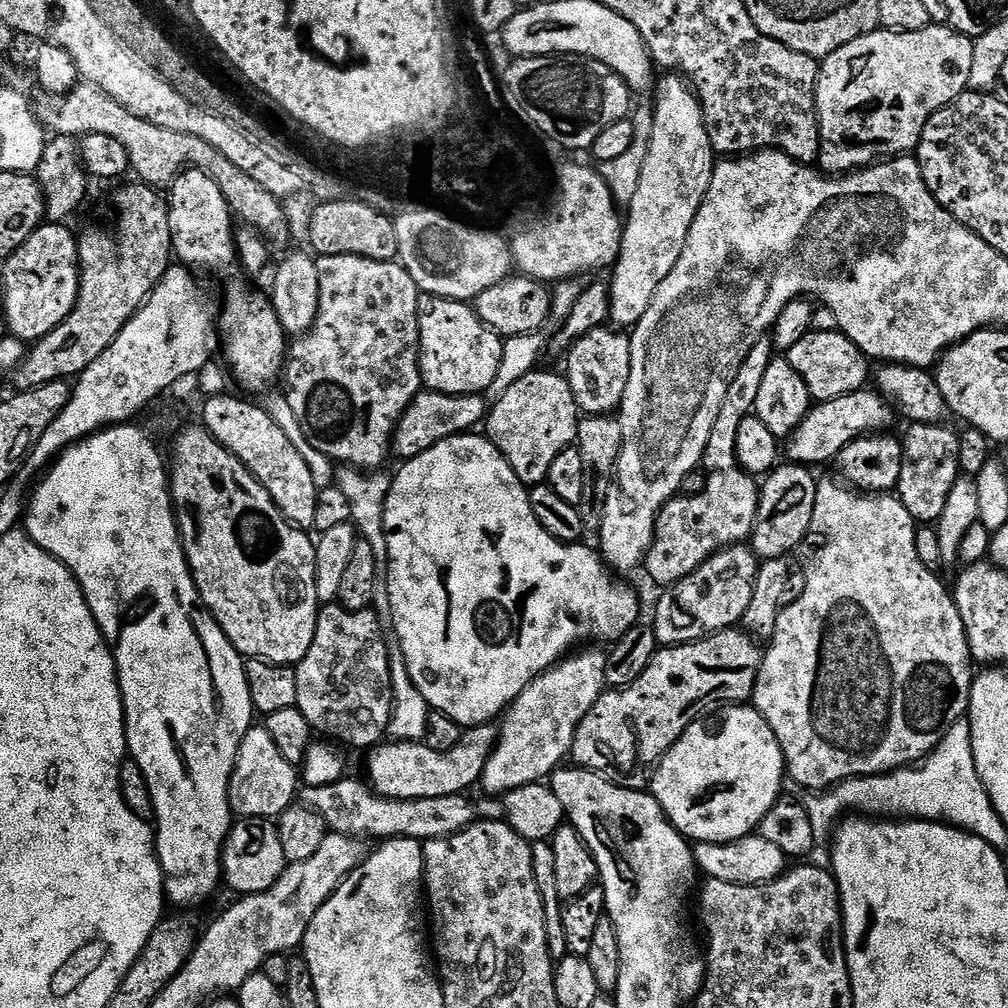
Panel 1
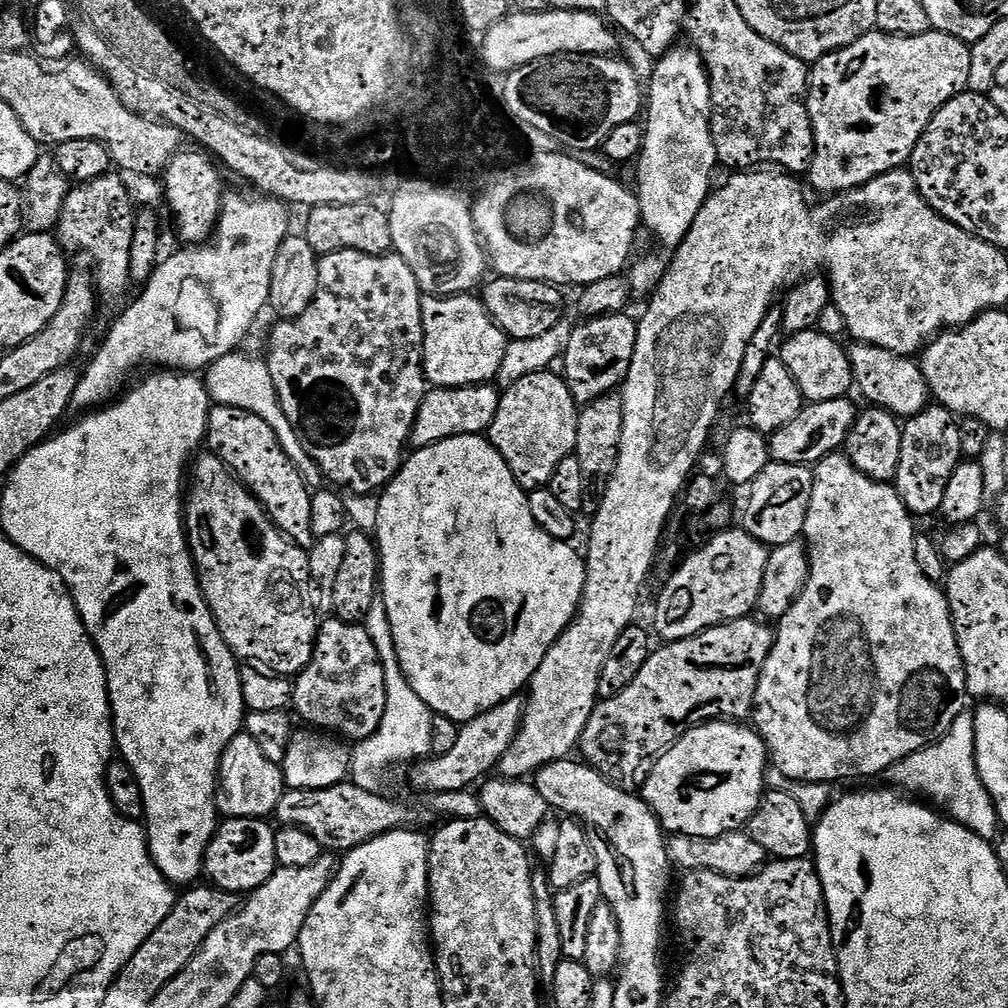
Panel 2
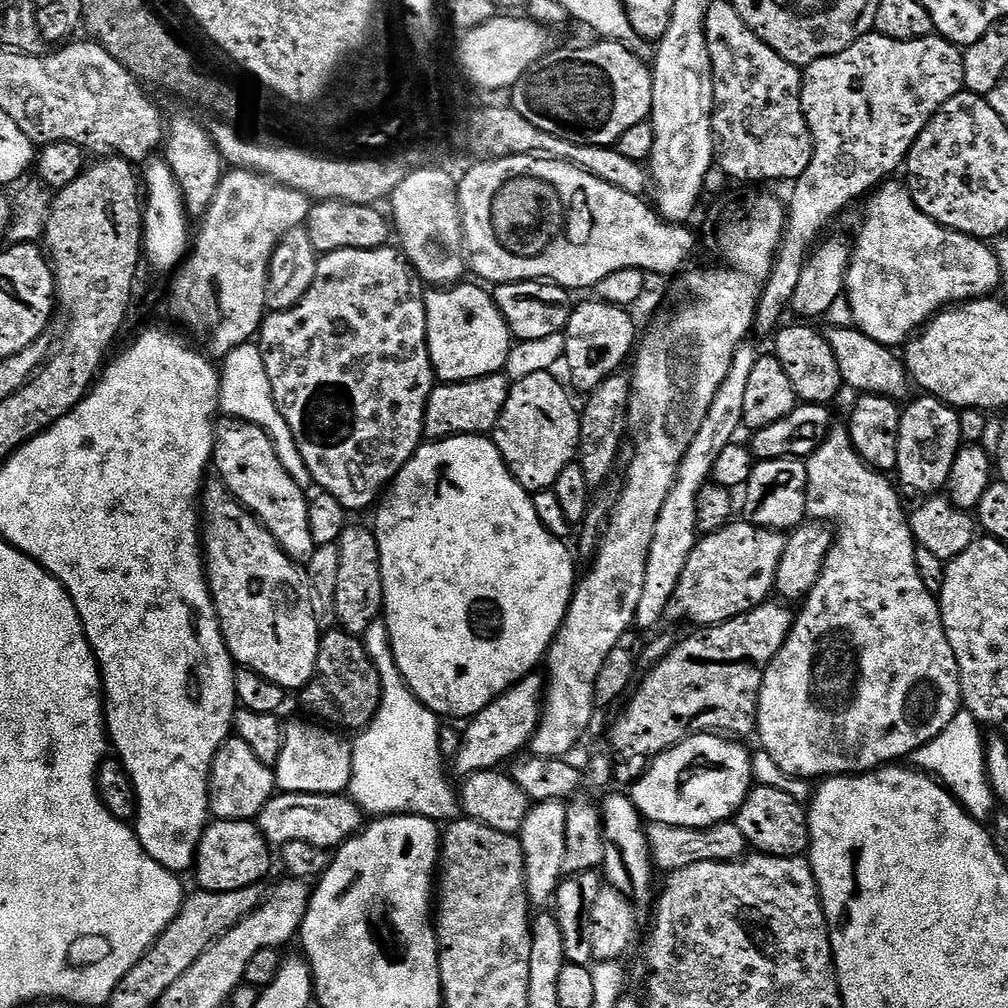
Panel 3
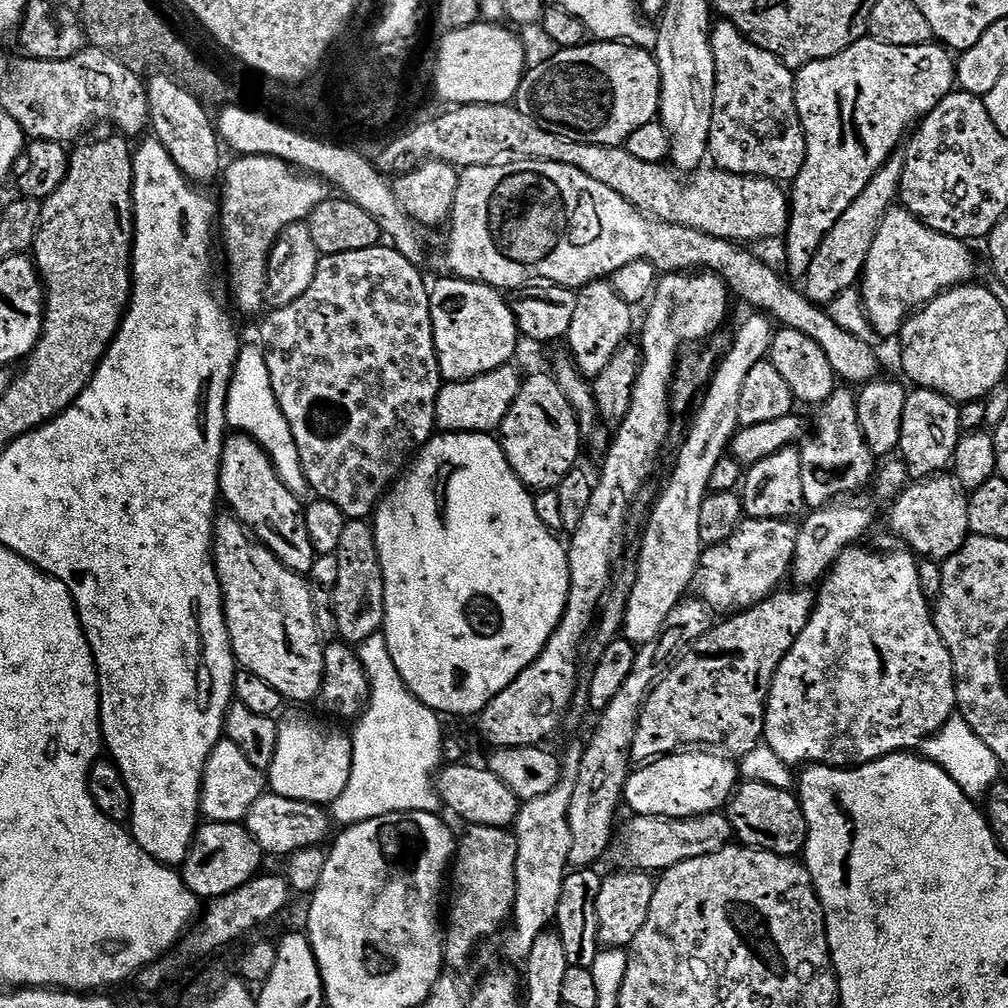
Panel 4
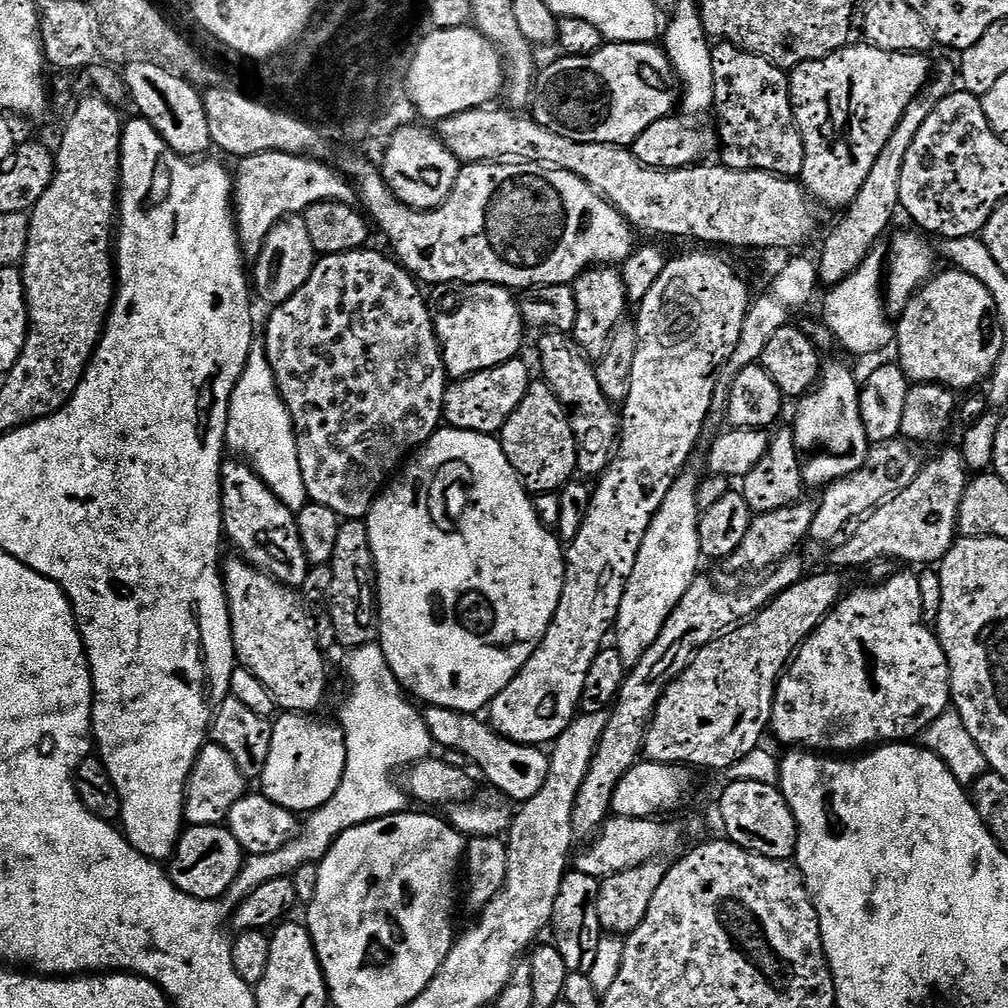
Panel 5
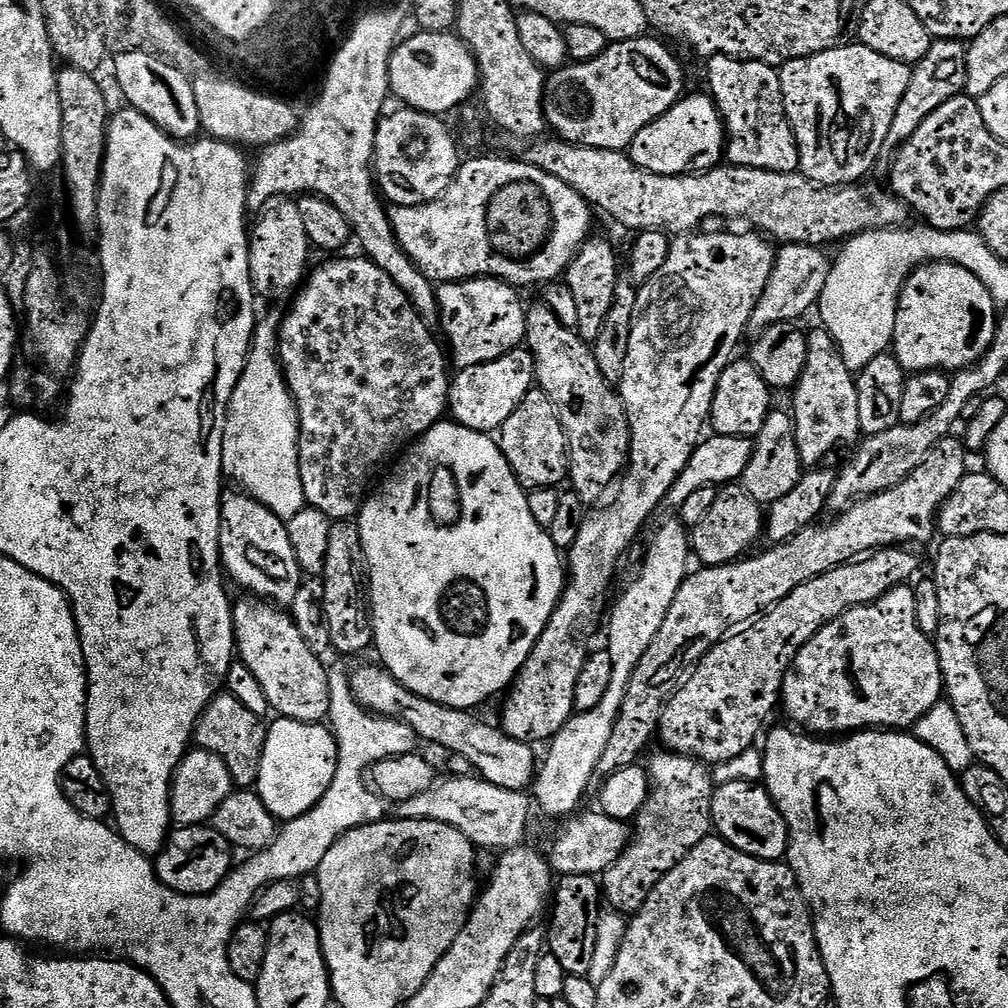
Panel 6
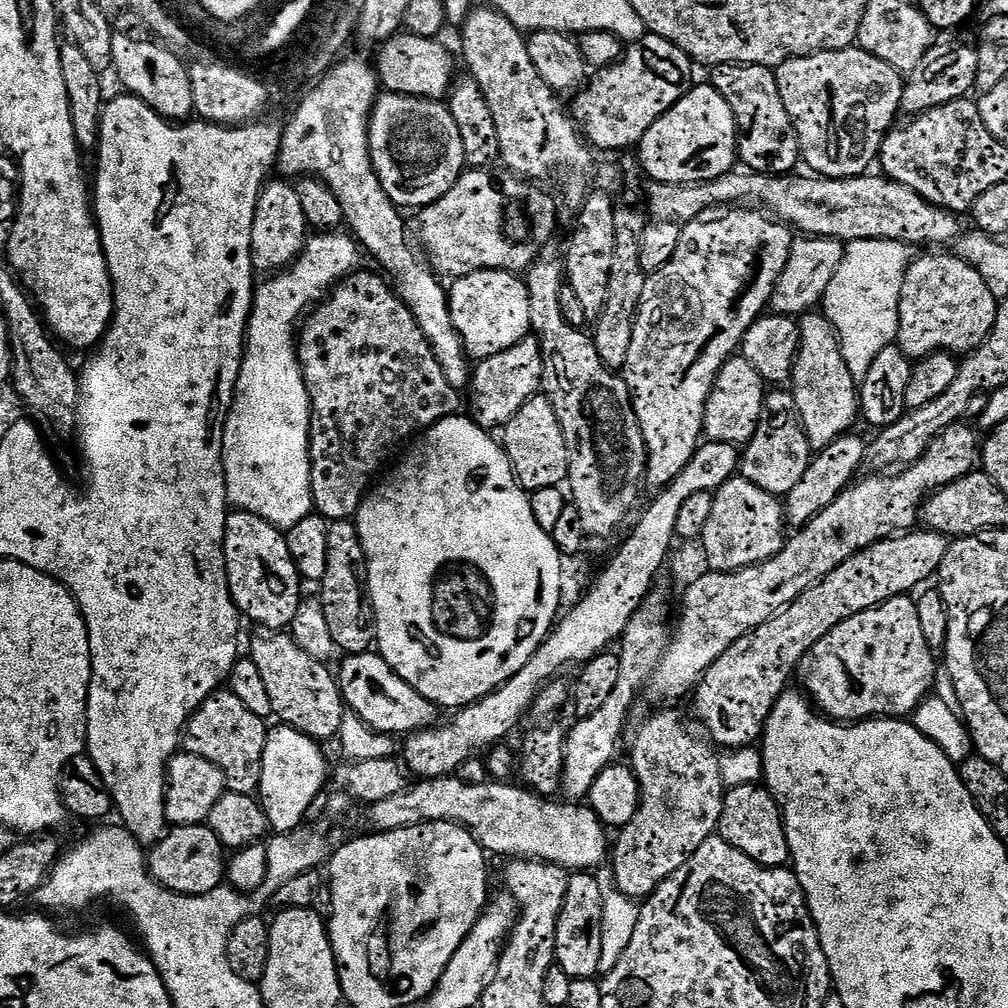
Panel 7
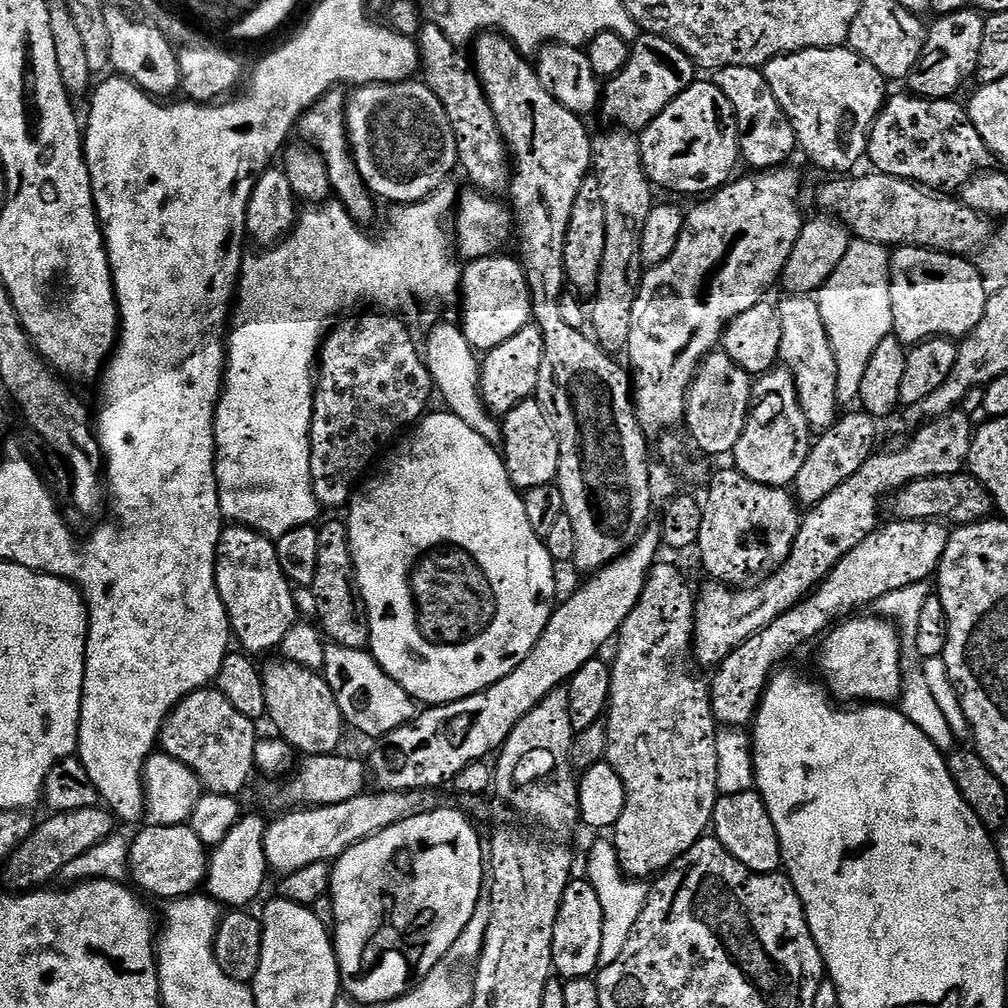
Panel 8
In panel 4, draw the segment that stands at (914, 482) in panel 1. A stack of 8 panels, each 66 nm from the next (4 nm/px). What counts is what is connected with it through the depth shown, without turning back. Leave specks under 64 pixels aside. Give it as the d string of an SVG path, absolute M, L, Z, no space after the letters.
M916 388L908 392L906 406L902 410L902 438L898 456L906 462L909 477L939 476L951 465L952 455L962 435L959 412L955 400L947 400L929 388Z

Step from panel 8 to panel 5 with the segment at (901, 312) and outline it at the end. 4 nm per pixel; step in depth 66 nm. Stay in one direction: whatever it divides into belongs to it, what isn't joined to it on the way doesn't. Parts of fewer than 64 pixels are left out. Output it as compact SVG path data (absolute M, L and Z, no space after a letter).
M949 270L950 272L941 271L939 274L933 275L932 279L920 289L919 292L913 296L910 303L906 306L904 313L898 317L894 324L894 349L900 357L898 363L904 375L908 377L909 381L918 384L942 384L946 388L953 390L961 390L960 388L970 388L968 390L979 389L980 383L983 385L992 375L995 368L995 363L998 362L998 356L1002 353L1003 348L1003 331L1000 328L999 318L995 310L994 298L990 291L978 279L971 277L970 274L961 272L959 270Z

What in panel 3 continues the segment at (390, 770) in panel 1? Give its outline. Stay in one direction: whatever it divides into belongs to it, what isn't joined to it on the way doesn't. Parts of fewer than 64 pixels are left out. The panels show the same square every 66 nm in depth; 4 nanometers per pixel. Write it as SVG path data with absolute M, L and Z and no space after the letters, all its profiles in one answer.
M529 674L511 688L507 688L497 700L490 702L483 710L467 721L468 729L464 728L461 738L461 749L454 759L454 766L460 778L467 778L475 772L491 772L504 766L511 756L519 757L520 751L531 743L532 735L536 732L536 727L540 724L540 714L542 711L542 701L546 691L546 680L543 675Z

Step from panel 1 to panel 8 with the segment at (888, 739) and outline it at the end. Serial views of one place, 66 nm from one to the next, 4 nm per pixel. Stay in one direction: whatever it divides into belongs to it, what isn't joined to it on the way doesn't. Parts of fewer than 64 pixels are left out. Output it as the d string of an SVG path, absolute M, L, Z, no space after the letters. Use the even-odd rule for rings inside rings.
M789 294L784 298L778 304L783 326L780 357L783 367L794 374L798 400L802 402L802 414L806 414L806 422L813 433L819 434L832 428L842 412L836 346L830 340L828 321L822 318L819 299L811 295ZM879 615L863 616L837 623L823 637L824 649L820 652L820 668L824 671L823 683L829 693L840 702L899 701L902 695L901 629L891 619L881 618Z

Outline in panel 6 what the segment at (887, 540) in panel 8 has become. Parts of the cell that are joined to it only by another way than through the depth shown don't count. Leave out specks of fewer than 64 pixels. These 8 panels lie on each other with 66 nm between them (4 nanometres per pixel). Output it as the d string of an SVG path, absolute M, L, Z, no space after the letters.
M908 546L880 548L851 564L802 582L775 608L714 645L700 659L690 682L664 707L658 729L658 740L664 743L661 745L667 751L693 756L709 766L730 762L753 747L765 731L768 715L775 708L777 711L781 703L784 675L802 646L851 608L873 604L890 590L907 585L920 568L920 560L912 552L915 551Z

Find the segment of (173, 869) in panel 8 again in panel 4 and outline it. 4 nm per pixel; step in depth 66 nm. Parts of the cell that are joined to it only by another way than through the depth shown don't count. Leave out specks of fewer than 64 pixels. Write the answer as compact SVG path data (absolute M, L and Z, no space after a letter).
M204 822L197 827L196 836L192 839L192 845L188 856L182 865L184 885L198 898L215 898L225 896L234 890L238 890L246 882L250 882L261 871L260 863L266 860L266 854L254 842L254 838L248 833L243 823L239 824L214 824Z

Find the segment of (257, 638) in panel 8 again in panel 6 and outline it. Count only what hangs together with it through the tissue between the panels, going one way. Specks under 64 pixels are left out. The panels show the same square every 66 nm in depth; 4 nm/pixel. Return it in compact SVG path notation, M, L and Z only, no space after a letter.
M235 490L236 492L225 491L220 502L220 563L227 575L240 588L245 588L245 593L251 594L253 597L261 600L269 601L277 606L292 606L296 603L296 595L300 593L302 583L302 573L298 566L298 558L294 556L294 546L290 542L290 534L288 533L288 525L282 519L281 513L271 512L268 505L262 503L259 498L248 495L243 490Z

